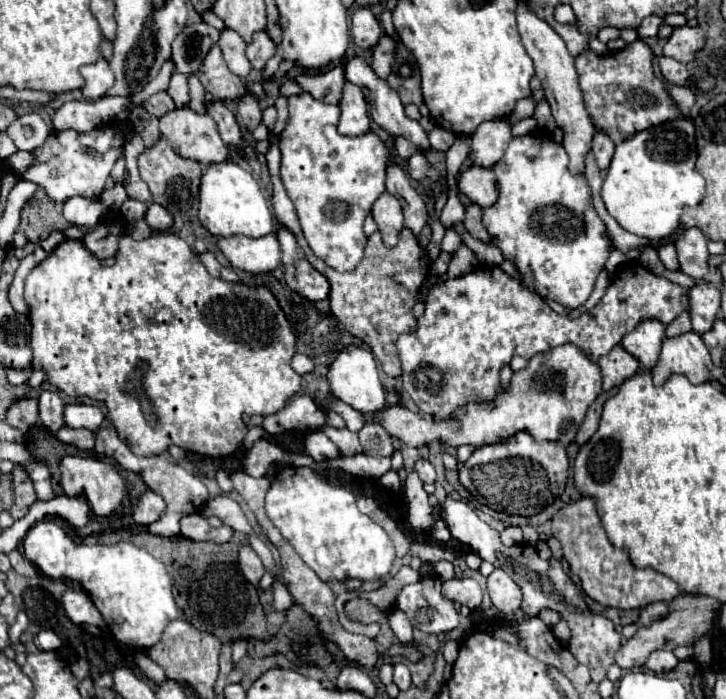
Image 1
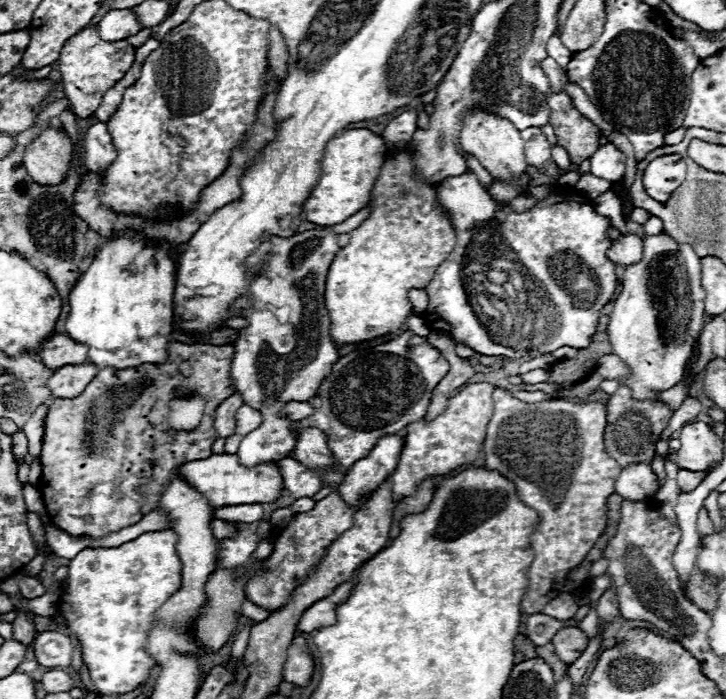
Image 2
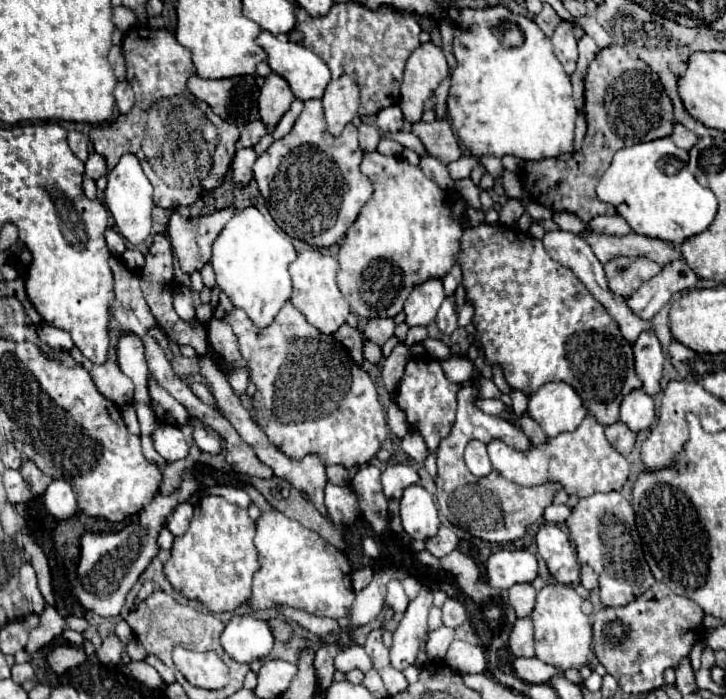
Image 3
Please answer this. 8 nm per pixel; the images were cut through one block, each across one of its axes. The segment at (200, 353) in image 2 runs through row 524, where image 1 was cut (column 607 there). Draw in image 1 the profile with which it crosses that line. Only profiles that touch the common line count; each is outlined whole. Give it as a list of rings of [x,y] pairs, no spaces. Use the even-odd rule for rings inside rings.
[[[642,40],[628,44],[620,52],[612,52],[612,56],[598,56],[592,50],[586,50],[576,58],[576,70],[594,126],[606,130],[614,144],[618,144],[618,134],[632,136],[634,130],[646,130],[658,122],[674,120],[680,114],[678,104],[664,88],[664,82],[660,82],[660,78],[654,74],[652,50]]]

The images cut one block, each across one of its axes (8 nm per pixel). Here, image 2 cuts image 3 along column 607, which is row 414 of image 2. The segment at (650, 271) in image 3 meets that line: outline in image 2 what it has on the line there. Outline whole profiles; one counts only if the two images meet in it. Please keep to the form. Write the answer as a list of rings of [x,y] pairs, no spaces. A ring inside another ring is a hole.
[[[308,230],[290,238],[270,238],[246,258],[250,272],[266,266],[262,274],[250,282],[250,298],[240,296],[234,302],[234,308],[240,310],[248,326],[240,328],[238,338],[232,342],[234,362],[230,378],[234,378],[234,390],[242,394],[242,400],[264,414],[262,424],[242,438],[236,452],[238,462],[246,468],[262,462],[278,462],[292,454],[292,422],[280,418],[278,410],[286,402],[304,402],[314,396],[338,360],[338,348],[328,334],[330,316],[324,296],[326,276],[338,250],[334,232]]]

